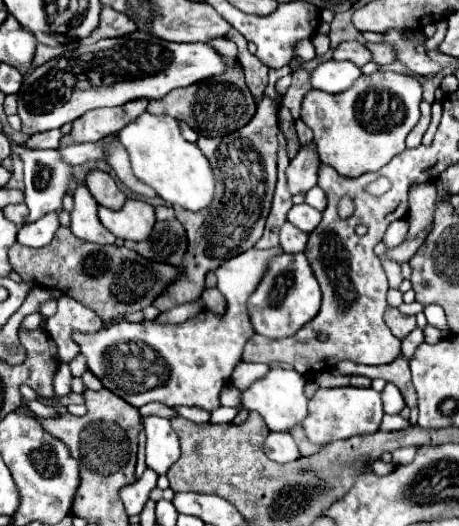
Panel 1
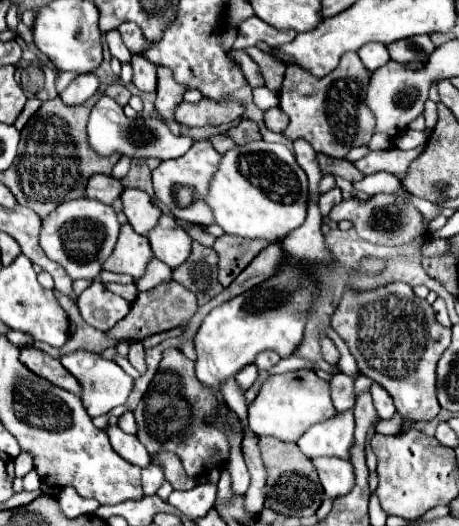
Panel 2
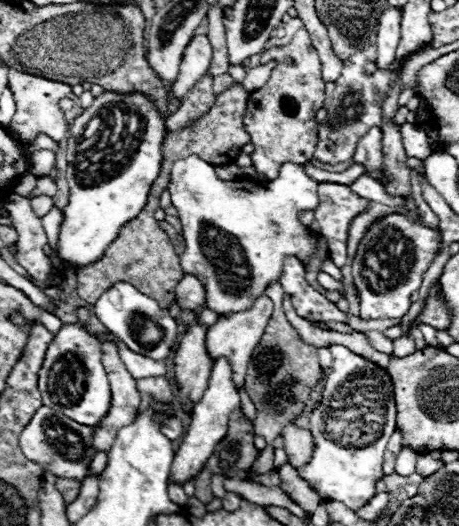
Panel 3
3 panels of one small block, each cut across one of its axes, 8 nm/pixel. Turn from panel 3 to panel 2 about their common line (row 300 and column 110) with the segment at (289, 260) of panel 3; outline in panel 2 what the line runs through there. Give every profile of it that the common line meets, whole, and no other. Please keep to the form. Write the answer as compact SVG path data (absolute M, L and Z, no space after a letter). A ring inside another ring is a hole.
M94 280L92 286L78 296L76 306L80 308L84 322L100 332L108 332L130 310L130 304L124 298L108 292L100 280Z

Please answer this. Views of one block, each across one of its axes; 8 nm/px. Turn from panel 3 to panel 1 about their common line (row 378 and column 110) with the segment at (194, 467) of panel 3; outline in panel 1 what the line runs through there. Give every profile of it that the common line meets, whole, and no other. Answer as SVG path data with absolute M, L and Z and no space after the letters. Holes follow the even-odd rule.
M132 198L126 200L120 210L98 206L98 218L116 238L134 242L142 242L144 238L148 238L156 222L154 208L148 202Z

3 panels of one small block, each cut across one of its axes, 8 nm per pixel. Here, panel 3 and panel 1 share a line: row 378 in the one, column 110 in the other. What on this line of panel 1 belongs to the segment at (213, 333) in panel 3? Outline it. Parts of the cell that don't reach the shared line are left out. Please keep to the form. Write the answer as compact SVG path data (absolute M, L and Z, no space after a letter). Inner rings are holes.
M80 184L74 194L74 208L70 212L70 230L74 236L88 240L88 242L96 242L96 244L114 244L116 236L112 236L112 232L108 232L102 222L98 220L96 214L96 200L92 198L90 190Z

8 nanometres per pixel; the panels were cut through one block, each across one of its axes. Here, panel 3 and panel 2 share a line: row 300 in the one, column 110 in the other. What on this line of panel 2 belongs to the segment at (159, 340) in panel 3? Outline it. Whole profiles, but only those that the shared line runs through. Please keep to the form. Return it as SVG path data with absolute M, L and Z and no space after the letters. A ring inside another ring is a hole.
M102 96L96 102L96 106L92 108L92 114L88 120L88 144L100 156L120 154L120 156L126 156L130 160L156 158L156 160L164 162L164 160L180 158L186 150L190 150L192 138L174 136L166 124L166 120L162 120L158 116L148 118L148 122L142 116L138 116L136 120L130 120L130 118L126 118L122 106L114 98Z

